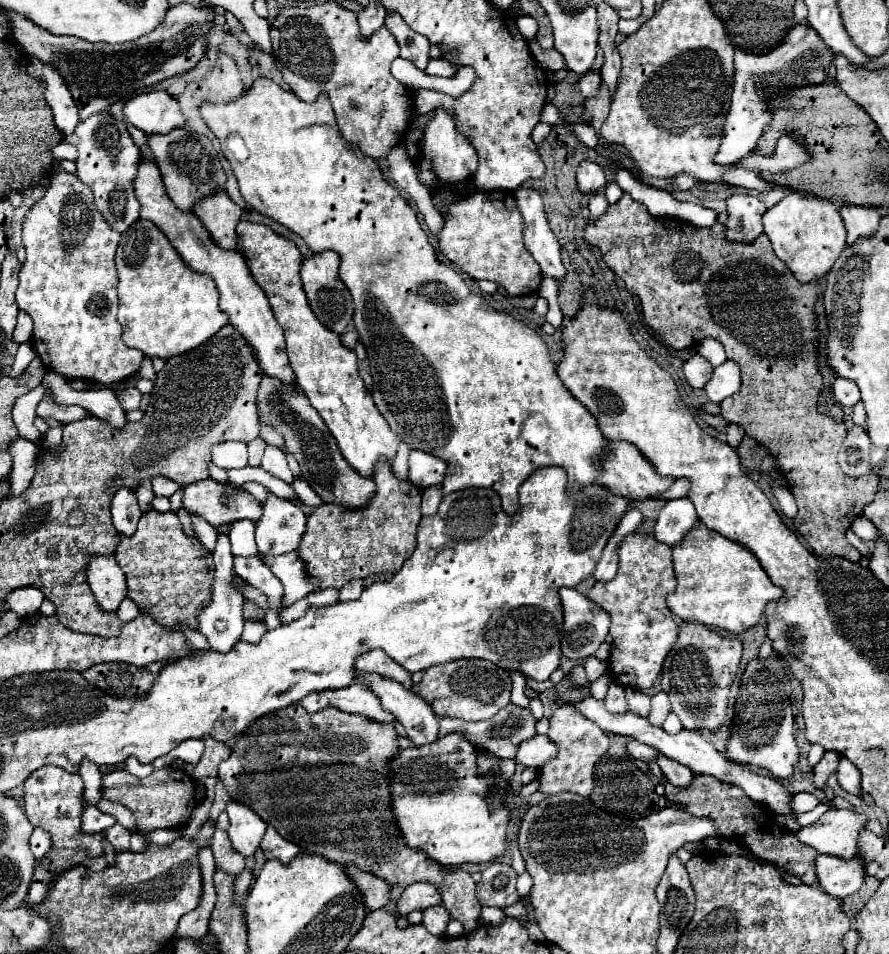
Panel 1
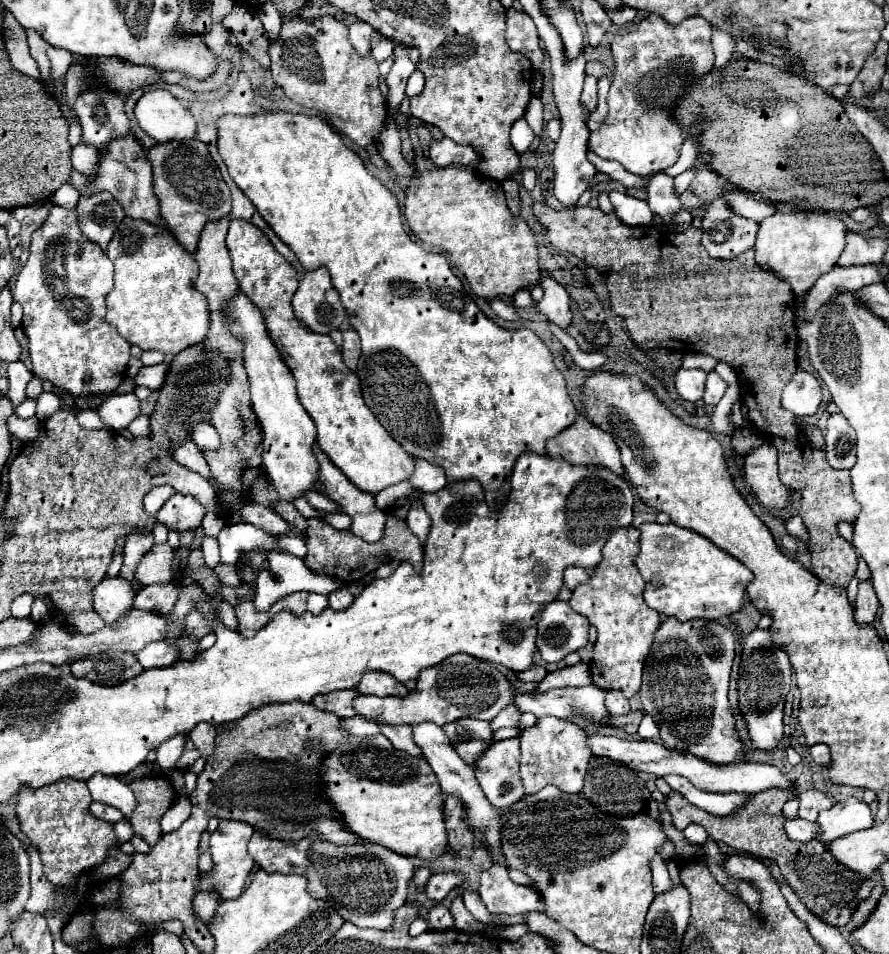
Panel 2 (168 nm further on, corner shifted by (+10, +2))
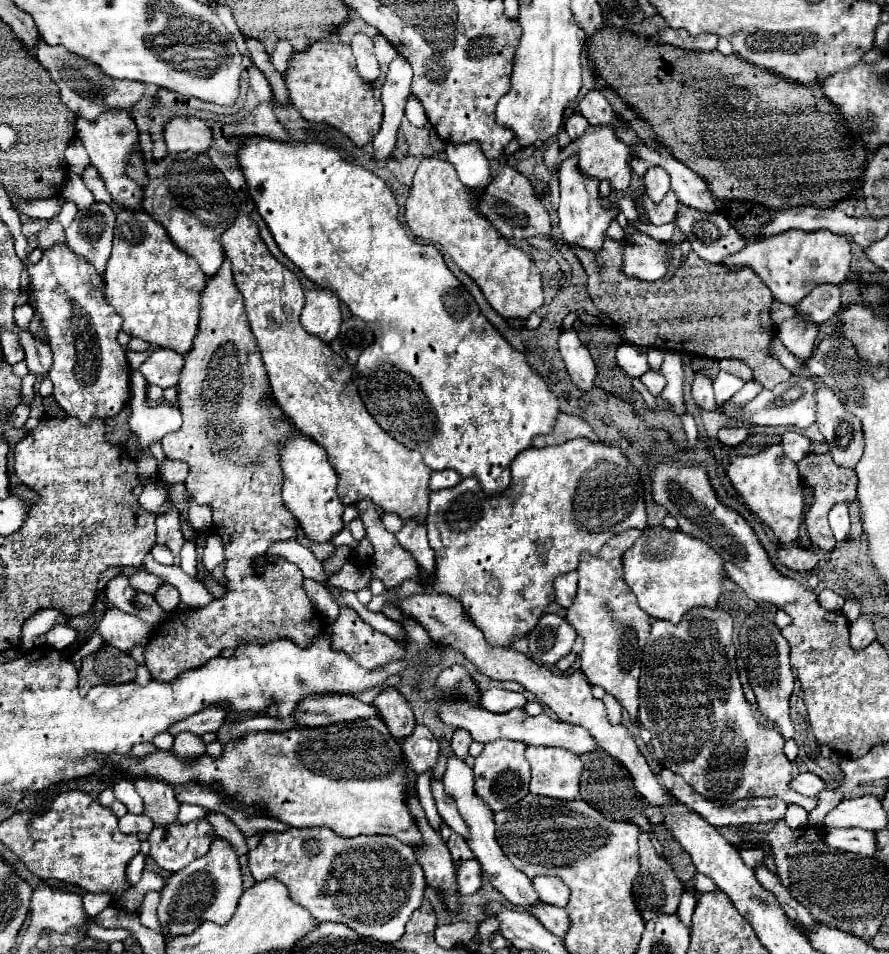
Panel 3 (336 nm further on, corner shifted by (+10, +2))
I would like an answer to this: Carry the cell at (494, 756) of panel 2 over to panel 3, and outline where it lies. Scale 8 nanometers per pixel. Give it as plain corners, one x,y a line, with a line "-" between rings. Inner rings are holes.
496,739
484,745
484,751
476,757
474,763
474,787
476,793
484,799
484,803
492,811
502,811
518,803
522,797
528,795
528,783
530,783
530,765
524,759
526,745
520,741
508,741
508,739

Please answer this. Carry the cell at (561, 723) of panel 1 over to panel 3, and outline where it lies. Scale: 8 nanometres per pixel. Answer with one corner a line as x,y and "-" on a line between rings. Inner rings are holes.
526,747
526,759
532,767
530,793
554,797
554,799
576,799
582,761
576,753
558,747

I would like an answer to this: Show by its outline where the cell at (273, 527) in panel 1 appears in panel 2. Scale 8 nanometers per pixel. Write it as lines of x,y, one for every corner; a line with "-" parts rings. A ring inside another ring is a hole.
292,527
292,533
280,535
280,537
278,537
278,543
280,543
282,549
286,549
288,553
292,553
292,555
296,555
296,557
300,557
300,559
304,559
306,553
308,553
304,541
300,539
300,531
298,531
296,527

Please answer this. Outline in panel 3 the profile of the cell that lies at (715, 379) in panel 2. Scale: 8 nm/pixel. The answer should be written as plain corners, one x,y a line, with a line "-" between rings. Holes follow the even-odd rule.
720,371
718,377
714,379
714,395
716,395
716,403
720,405
720,403
728,401
736,391
742,389
742,385
744,385
742,379
738,379
738,377
730,375
730,373

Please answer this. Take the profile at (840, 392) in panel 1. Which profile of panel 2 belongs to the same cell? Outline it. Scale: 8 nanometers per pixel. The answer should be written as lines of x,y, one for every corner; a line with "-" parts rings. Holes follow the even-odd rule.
796,371
782,391
782,407
796,417
810,417
824,401
824,389
820,381
808,371

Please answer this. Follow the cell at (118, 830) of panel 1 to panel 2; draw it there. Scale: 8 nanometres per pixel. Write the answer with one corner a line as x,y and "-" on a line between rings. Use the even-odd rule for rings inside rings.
128,819
118,821
118,823
114,825
114,831
116,831
116,835
118,835
118,841
120,841
120,843
126,843
128,839
132,839
132,837
134,837
134,829
132,829
132,825
128,823

